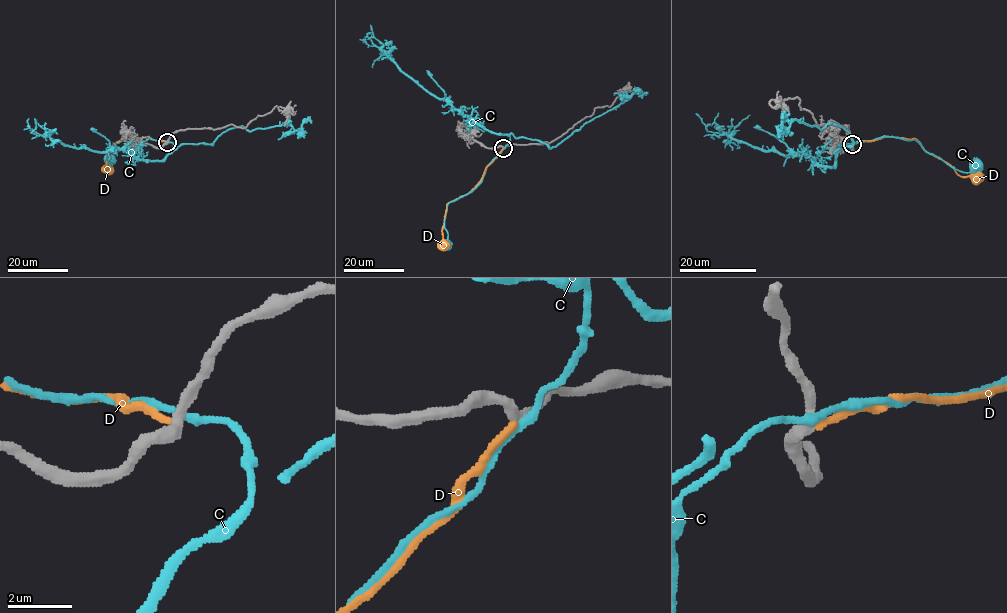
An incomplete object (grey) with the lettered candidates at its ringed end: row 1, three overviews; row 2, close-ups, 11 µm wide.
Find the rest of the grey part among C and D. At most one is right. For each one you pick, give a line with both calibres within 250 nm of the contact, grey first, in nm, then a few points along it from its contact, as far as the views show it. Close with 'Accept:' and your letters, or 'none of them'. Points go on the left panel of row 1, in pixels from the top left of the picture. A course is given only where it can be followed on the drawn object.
D: 360 nm thick on the grey side, 240 nm on the other; it runs (167, 142), (145, 137), (124, 138), (110, 148), (106, 167), (110, 167)
Accept: D

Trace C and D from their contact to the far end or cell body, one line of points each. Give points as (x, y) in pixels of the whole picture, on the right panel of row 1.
C: (853, 143), (848, 143), (837, 152), (834, 166), (820, 166), (805, 153), (783, 155), (709, 131), (695, 113)
D: (853, 144), (879, 138), (914, 138), (927, 151), (947, 162), (962, 177), (983, 175)

